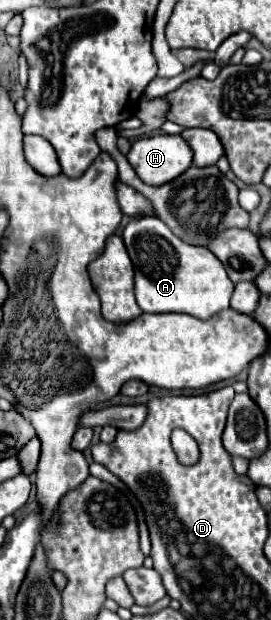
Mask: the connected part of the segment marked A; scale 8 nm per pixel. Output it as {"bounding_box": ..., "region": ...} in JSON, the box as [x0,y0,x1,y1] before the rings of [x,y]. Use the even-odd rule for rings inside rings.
{"bounding_box":[123,218,235,320],"region":[[[133,218],[123,230],[123,242],[135,266],[135,296],[143,312],[187,312],[205,320],[229,308],[235,284],[209,248],[183,242],[159,218]]]}

